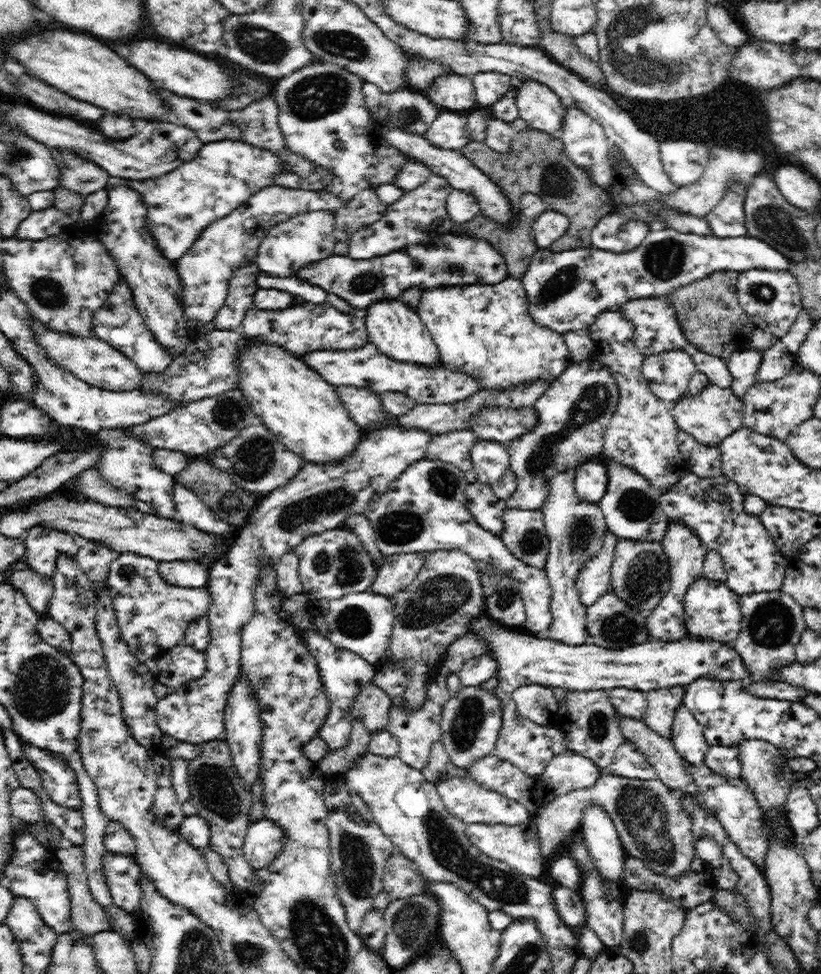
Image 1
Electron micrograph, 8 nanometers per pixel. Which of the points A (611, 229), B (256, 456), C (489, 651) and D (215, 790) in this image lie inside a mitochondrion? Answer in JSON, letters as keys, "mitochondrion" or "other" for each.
{"A":"other","B":"mitochondrion","C":"other","D":"mitochondrion"}

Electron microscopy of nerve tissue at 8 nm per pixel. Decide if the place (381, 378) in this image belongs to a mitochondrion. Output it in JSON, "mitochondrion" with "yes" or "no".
{"mitochondrion":"no"}

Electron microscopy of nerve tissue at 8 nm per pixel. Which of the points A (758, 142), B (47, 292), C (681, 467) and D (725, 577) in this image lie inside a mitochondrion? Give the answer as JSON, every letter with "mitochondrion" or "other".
{"A":"other","B":"mitochondrion","C":"other","D":"other"}

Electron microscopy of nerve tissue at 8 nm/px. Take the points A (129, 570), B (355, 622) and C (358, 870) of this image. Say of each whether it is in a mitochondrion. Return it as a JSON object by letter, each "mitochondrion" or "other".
{"A":"mitochondrion","B":"mitochondrion","C":"mitochondrion"}

